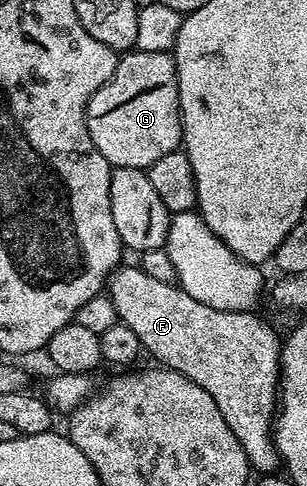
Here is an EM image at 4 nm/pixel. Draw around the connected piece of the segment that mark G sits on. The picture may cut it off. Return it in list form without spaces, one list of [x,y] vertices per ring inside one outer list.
[[[137,48],[123,53],[110,80],[90,97],[86,105],[86,123],[92,144],[109,160],[111,167],[127,166],[146,170],[160,156],[182,146],[182,109],[178,103],[178,73],[167,52],[144,52]]]

